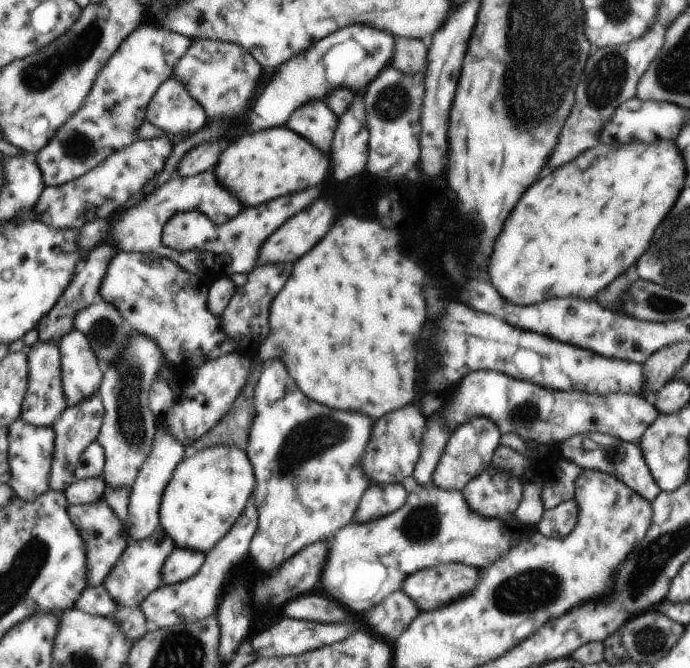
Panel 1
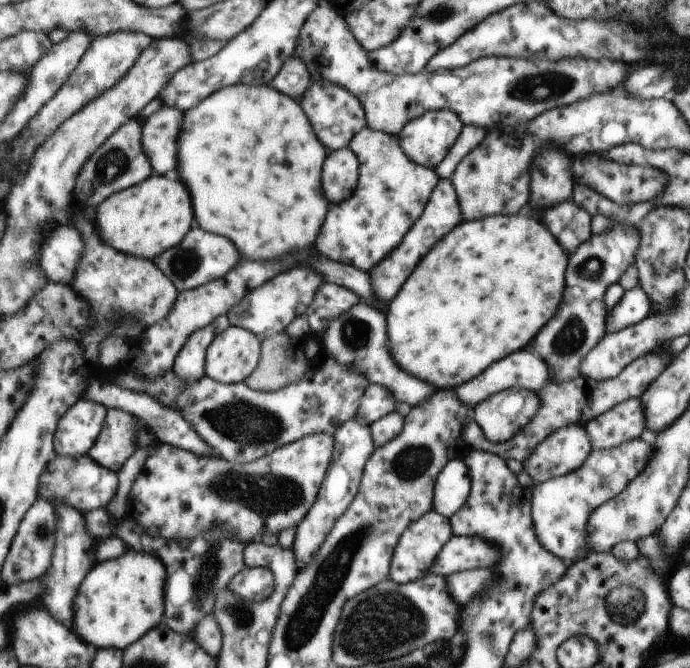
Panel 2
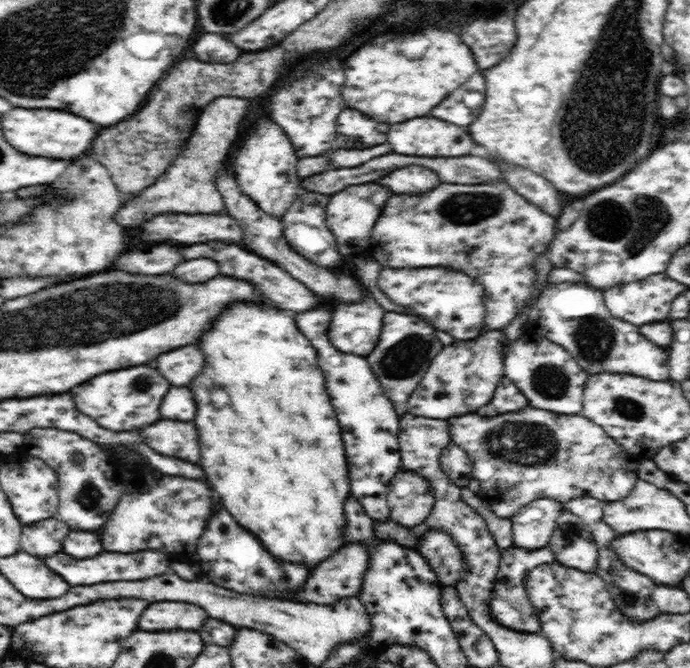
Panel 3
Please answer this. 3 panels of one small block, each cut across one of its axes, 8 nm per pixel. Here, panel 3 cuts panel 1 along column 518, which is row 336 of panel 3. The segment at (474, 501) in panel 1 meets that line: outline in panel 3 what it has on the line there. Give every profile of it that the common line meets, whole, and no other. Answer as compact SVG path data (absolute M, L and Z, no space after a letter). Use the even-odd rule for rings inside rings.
M503 329L484 331L477 338L443 346L432 359L416 390L408 398L408 412L447 422L450 418L476 413L487 406L499 380L505 376L505 350Z

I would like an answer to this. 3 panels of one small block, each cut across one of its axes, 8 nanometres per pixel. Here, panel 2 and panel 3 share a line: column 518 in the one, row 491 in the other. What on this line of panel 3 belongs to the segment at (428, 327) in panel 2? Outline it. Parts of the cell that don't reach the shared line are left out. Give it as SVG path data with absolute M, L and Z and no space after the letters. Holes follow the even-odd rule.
M236 302L236 304L230 304L216 318L216 324L212 324L212 328L208 332L204 332L204 336L200 338L200 350L204 350L206 366L200 372L200 376L196 376L196 380L192 380L192 384L188 384L188 388L194 392L196 406L198 406L194 424L198 428L198 436L200 436L200 452L202 452L200 466L204 468L210 486L218 492L222 504L236 518L236 522L240 526L252 530L256 534L256 538L262 540L262 544L268 548L268 552L272 556L276 556L278 560L300 562L310 568L320 564L322 560L328 558L328 555L347 544L344 538L344 505L345 500L351 495L351 490L349 468L346 464L344 444L342 444L342 429L336 420L330 398L326 394L324 376L322 376L322 370L318 368L314 348L310 346L306 336L298 330L294 318L286 316L282 309L272 308L268 304Z

